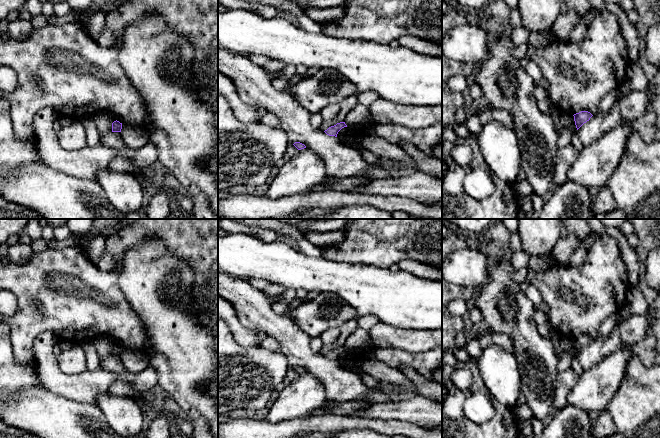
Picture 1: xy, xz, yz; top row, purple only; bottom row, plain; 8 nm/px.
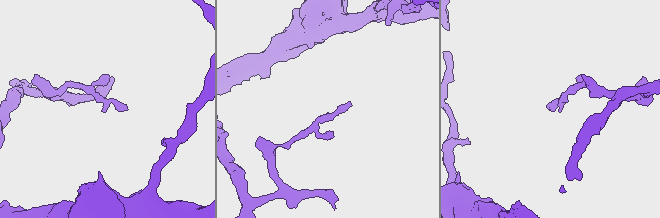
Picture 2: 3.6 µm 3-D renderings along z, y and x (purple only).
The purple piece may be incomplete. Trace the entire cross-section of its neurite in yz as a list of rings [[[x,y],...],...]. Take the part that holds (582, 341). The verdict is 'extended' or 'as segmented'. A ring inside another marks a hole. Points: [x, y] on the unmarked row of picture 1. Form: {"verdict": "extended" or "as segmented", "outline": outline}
{"verdict": "as segmented", "outline": [[[581,335],[573,339],[577,354],[593,340],[588,335]]]}

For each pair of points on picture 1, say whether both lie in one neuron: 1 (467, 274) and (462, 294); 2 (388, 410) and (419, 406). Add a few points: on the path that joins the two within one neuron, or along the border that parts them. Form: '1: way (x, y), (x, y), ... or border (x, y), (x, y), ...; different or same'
1: border (452, 283), (472, 288), (476, 291); different
2: way (396, 410), (411, 410); same

